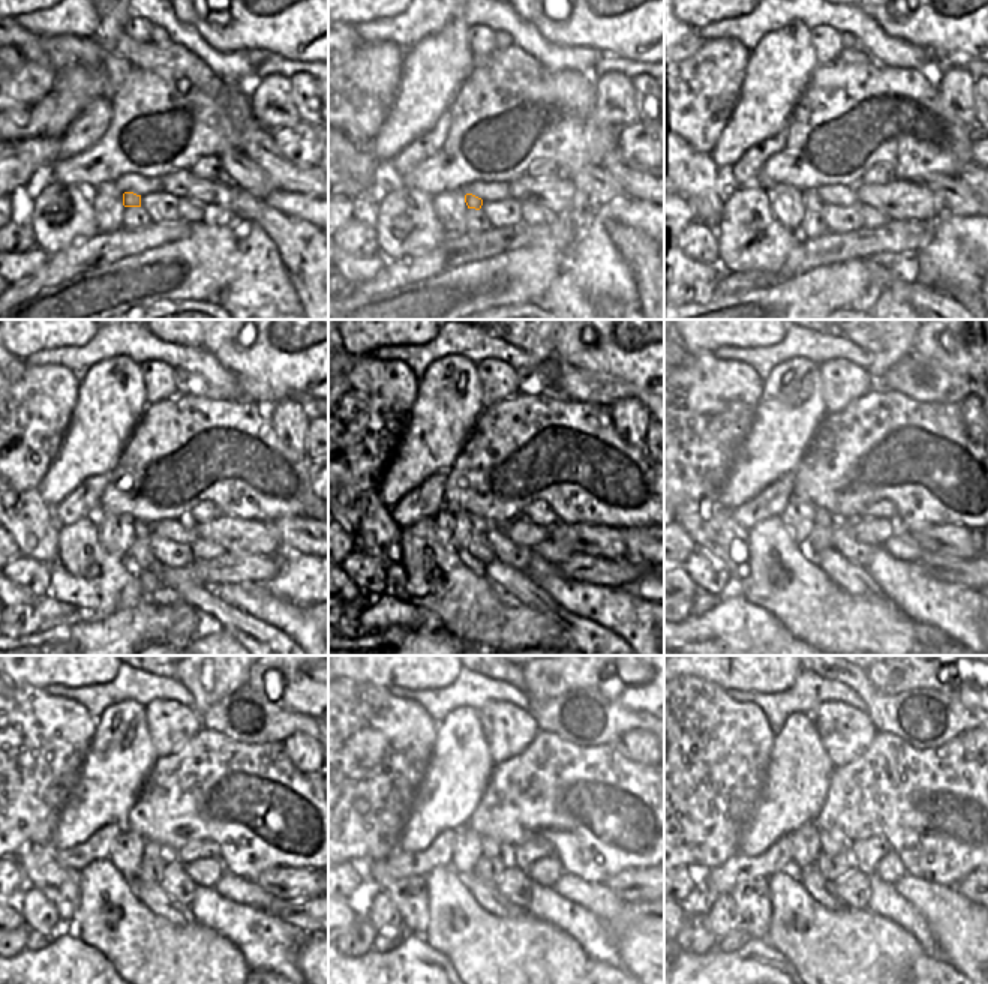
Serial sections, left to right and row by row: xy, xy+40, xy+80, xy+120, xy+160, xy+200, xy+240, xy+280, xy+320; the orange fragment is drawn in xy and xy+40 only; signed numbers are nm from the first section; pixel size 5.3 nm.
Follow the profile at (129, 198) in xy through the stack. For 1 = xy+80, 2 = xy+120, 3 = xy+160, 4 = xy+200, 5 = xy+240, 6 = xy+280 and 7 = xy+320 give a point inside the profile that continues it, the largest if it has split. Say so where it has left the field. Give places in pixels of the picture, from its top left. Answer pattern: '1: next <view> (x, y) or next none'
1: next xy+80 (811, 200)
2: next xy+120 (141, 528)
3: next xy+160 (479, 524)
4: next xy+200 (822, 516)
5: next xy+240 (152, 851)
6: next xy+280 (491, 848)
7: next xy+320 (831, 842)

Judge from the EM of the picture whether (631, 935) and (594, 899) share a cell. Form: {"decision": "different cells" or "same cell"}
{"decision": "same cell"}

